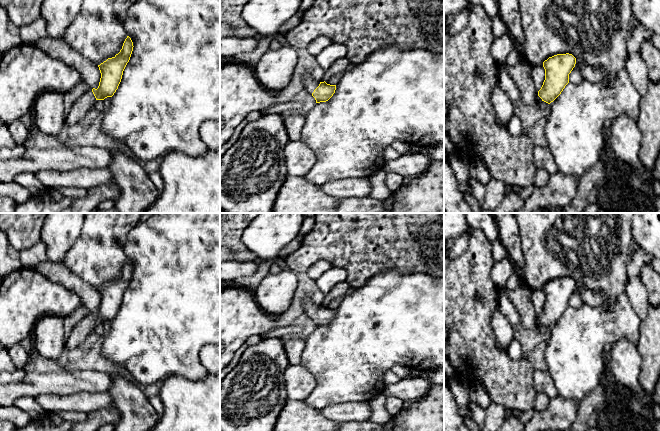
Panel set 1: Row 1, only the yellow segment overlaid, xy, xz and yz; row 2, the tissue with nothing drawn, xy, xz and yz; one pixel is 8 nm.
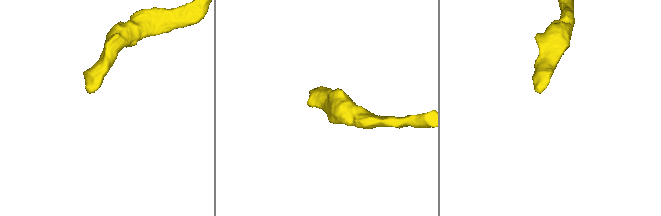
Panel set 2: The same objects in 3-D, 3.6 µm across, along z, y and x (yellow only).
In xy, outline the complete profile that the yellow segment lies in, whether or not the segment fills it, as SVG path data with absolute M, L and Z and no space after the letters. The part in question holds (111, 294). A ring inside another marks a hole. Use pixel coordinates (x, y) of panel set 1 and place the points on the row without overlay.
M127 260L120 276L98 289L101 297L98 312L93 312L91 316L83 318L73 328L65 343L67 350L80 346L89 334L93 332L96 324L104 324L114 319L121 306L123 295L130 284L133 271L131 262Z

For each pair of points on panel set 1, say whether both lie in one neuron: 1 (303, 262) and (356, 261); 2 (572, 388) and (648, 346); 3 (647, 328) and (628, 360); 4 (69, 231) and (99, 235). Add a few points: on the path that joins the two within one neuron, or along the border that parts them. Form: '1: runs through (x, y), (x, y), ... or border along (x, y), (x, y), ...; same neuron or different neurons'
1: runs through (316, 253), (343, 253); same neuron
2: border along (641, 321), (638, 342), (636, 344); different neurons
3: border along (636, 345), (641, 357), (641, 369); different neurons
4: border along (84, 223), (80, 235), (67, 252); different neurons

